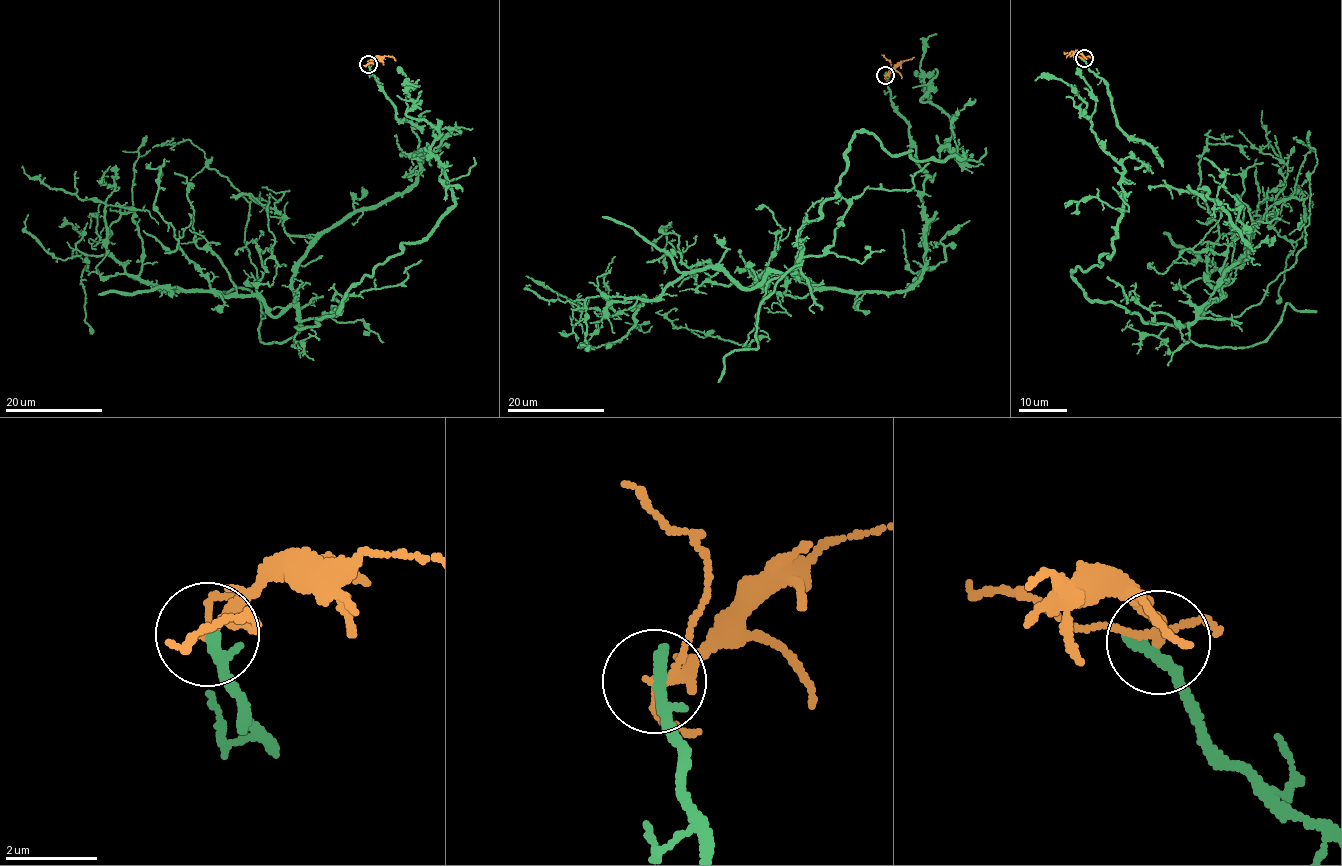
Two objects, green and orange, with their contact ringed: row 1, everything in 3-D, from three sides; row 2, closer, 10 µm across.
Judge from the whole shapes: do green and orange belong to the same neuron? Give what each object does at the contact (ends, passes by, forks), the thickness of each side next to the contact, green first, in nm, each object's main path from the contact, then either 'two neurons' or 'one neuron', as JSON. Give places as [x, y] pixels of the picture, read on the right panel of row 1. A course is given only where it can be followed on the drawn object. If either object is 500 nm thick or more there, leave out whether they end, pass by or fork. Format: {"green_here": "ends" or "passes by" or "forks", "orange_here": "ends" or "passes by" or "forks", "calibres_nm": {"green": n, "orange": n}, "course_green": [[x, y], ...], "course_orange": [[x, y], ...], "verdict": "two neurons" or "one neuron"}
{"green_here": "ends", "orange_here": "forks", "calibres_nm": {"green": 320, "orange": 160}, "course_green": [[1083, 59], [1159, 157], [1123, 160], [1114, 254], [1072, 277], [1145, 323], [1202, 316], [1273, 211], [1261, 110]], "course_orange": [[1083, 58], [1072, 52], [1066, 57]], "verdict": "two neurons"}

